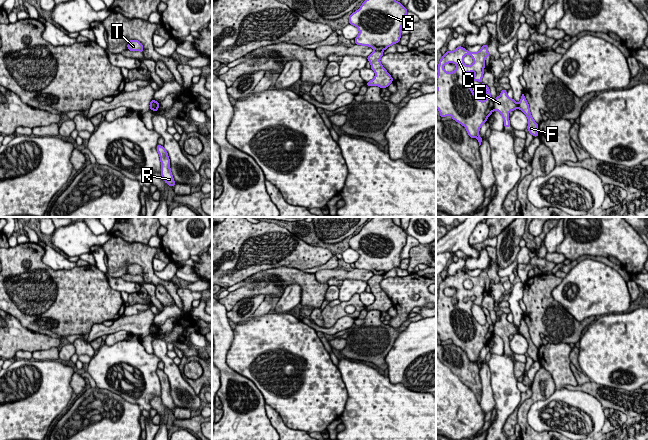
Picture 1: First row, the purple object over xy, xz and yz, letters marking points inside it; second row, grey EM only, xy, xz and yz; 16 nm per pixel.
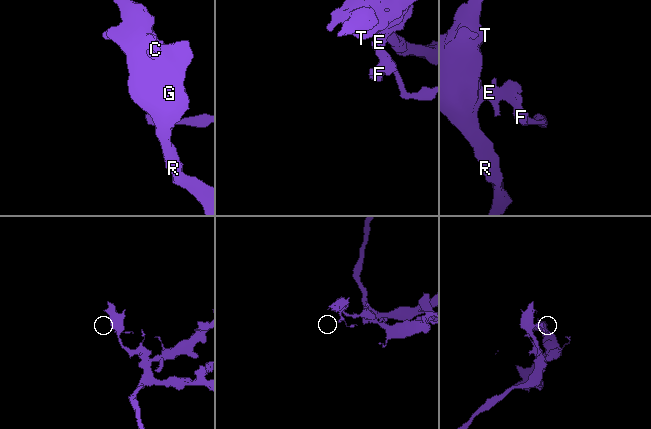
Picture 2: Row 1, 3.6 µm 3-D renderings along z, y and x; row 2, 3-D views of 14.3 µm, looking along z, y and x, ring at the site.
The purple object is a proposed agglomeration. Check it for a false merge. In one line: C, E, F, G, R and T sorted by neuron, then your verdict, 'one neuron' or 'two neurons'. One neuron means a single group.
C G R T / E F; two neurons

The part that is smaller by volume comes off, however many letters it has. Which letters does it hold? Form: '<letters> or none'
E, F

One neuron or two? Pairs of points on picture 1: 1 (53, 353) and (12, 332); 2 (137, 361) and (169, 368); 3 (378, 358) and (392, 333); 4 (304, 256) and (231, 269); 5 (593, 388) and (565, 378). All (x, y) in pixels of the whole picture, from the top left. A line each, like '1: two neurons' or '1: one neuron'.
1: two neurons
2: two neurons
3: one neuron
4: one neuron
5: two neurons

